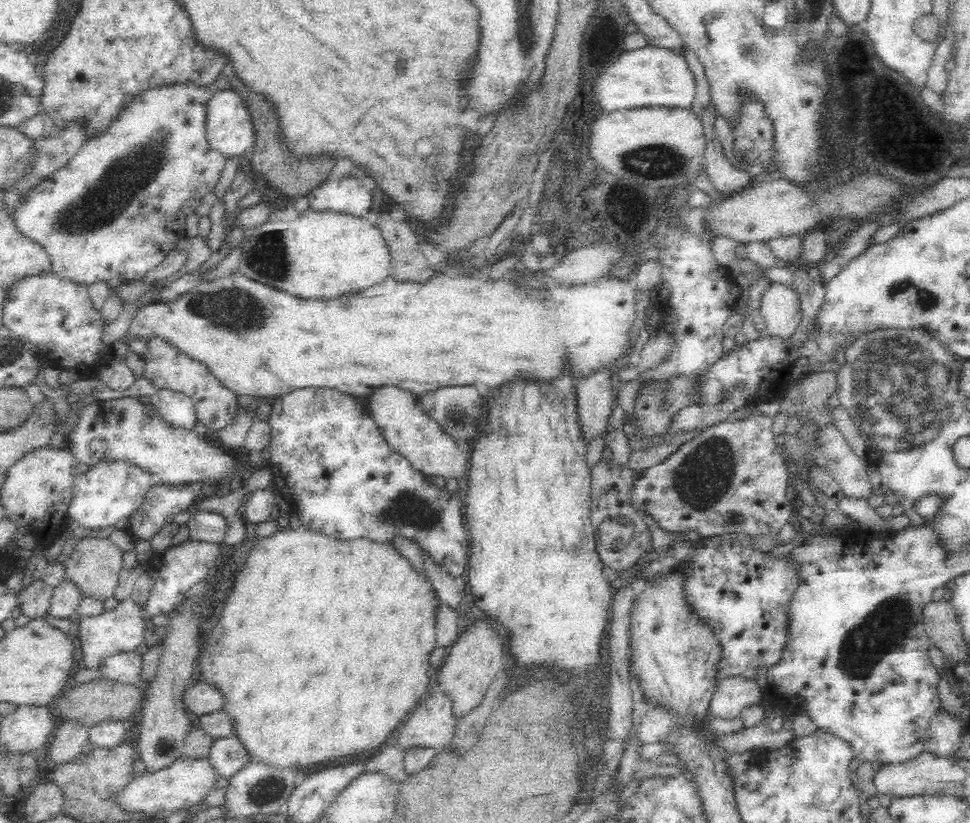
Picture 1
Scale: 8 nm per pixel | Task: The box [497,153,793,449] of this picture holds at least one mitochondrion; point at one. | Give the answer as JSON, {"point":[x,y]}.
{"point":[664,405]}

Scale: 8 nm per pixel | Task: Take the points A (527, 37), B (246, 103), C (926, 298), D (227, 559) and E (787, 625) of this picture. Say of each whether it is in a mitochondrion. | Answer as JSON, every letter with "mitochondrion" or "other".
{"A":"mitochondrion","B":"other","C":"mitochondrion","D":"other","E":"other"}

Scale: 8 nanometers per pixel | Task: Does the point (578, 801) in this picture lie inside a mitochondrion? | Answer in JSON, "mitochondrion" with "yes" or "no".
{"mitochondrion":"no"}

